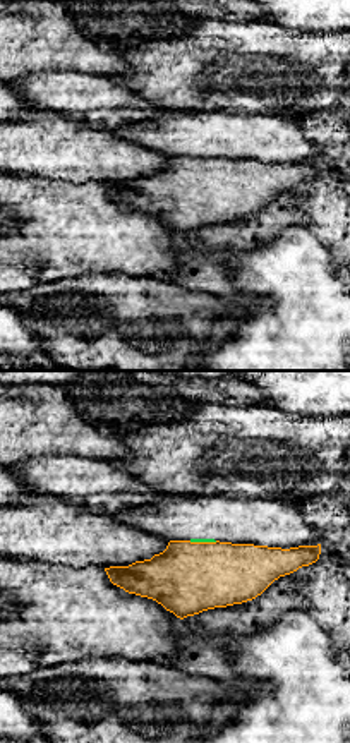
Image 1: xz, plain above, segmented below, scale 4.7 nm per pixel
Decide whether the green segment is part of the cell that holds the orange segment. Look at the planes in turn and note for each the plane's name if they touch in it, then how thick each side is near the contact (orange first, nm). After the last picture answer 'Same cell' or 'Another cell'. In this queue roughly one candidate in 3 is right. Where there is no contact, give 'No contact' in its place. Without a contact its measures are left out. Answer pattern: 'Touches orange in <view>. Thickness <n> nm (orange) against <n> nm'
Touches orange in xz. Thickness 340 nm (orange) against 20 nm

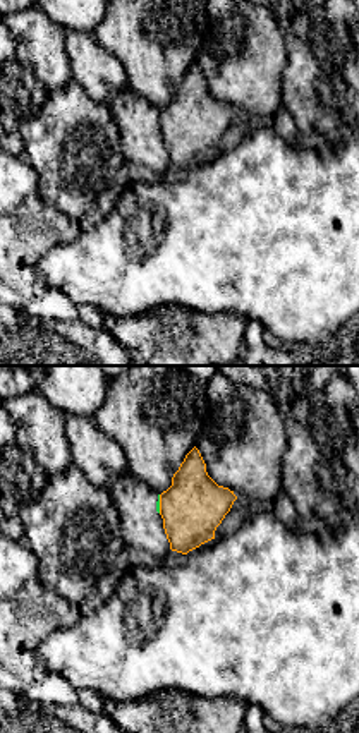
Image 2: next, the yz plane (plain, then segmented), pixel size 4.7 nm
Touches orange in yz. Thickness 300 nm (orange) against 20 nm

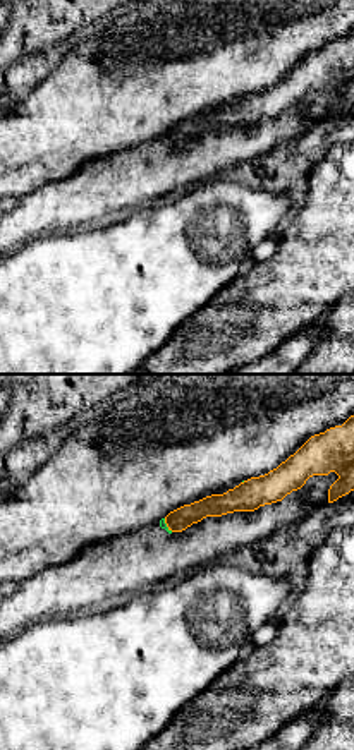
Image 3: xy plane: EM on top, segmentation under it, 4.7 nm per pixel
Touches orange in xy. Thickness 110 nm (orange) against 30 nm

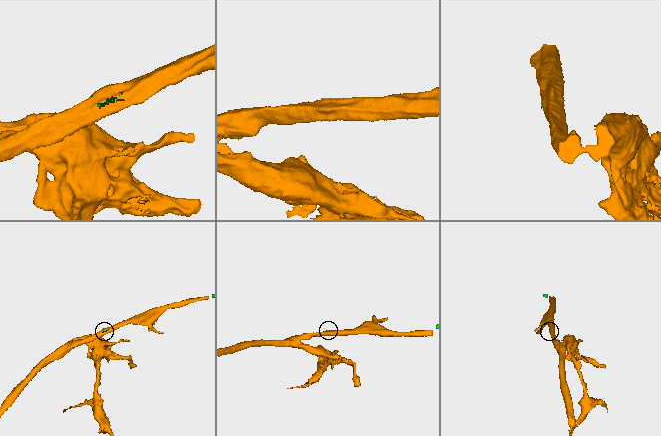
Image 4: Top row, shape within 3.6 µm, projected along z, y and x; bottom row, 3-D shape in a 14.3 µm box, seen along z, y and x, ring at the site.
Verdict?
Another cell

